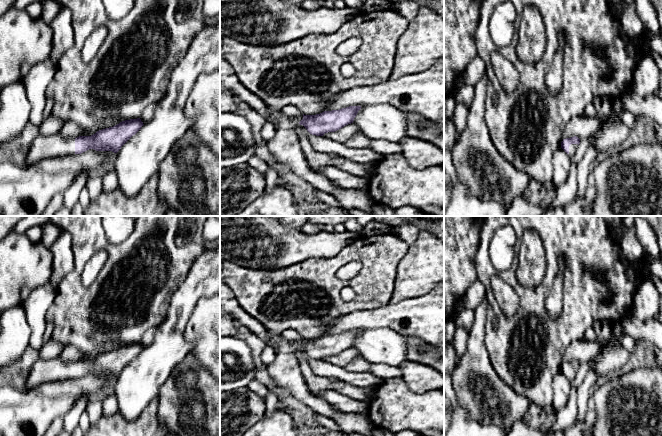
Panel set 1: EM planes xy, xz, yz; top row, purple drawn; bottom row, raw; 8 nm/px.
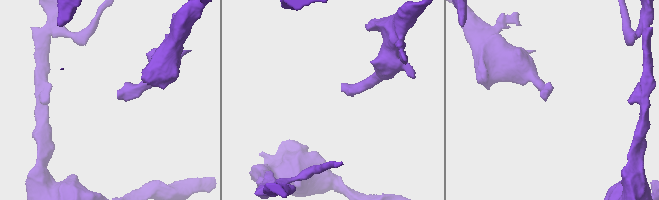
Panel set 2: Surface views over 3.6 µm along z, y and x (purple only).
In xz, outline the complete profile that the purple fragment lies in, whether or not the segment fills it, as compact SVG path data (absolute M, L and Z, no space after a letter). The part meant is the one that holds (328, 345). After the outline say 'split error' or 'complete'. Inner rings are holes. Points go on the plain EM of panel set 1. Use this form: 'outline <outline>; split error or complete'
outline M349 330L339 334L324 335L316 339L304 339L299 346L307 355L316 360L323 360L328 356L335 356L353 347L361 330Z; complete

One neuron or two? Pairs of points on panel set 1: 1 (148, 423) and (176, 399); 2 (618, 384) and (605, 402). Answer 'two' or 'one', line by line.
1: two
2: one

